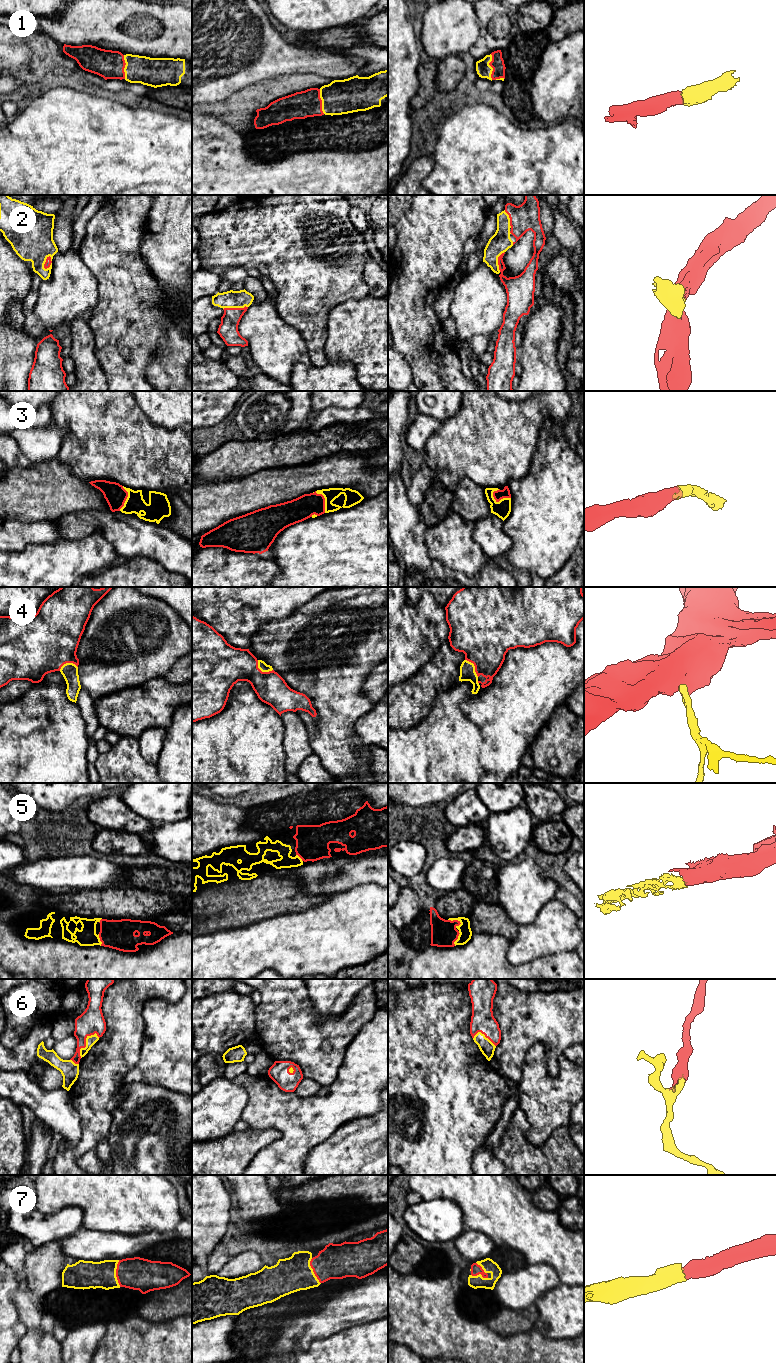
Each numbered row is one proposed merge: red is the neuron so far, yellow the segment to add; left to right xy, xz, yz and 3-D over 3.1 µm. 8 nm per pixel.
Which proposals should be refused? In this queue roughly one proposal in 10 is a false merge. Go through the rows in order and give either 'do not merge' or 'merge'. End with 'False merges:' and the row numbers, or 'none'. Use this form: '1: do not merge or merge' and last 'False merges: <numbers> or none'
1: merge
2: merge
3: merge
4: merge
5: merge
6: merge
7: merge
False merges: none

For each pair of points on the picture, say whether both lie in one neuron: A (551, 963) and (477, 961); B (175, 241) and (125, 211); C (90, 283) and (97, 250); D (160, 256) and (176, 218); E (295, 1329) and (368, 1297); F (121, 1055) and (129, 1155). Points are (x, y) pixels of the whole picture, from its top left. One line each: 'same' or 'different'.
A: same
B: different
C: different
D: same
E: same
F: different

